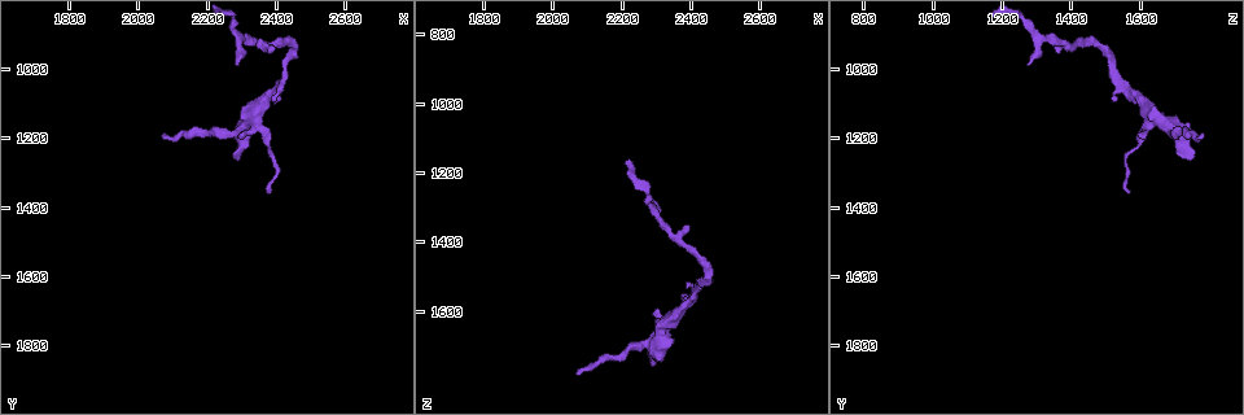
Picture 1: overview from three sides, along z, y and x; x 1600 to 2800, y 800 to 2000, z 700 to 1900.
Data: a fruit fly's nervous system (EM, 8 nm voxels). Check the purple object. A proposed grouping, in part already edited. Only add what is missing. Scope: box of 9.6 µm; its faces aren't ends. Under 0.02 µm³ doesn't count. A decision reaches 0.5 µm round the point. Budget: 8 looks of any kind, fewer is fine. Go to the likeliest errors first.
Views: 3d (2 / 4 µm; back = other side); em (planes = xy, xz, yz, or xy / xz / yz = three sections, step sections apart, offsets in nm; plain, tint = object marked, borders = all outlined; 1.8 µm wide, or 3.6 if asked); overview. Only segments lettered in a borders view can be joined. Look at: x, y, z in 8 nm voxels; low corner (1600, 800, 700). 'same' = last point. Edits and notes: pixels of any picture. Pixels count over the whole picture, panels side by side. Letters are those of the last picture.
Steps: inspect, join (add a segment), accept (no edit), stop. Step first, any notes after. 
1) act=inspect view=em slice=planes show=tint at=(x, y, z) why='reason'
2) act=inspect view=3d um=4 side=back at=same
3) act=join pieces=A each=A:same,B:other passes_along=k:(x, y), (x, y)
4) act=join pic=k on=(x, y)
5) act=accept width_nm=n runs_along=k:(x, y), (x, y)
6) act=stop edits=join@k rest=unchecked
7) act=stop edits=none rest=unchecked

act=inspect view=em slice=yz step=4 show=tint at=(2310, 1160, 1680) why='arms part here'

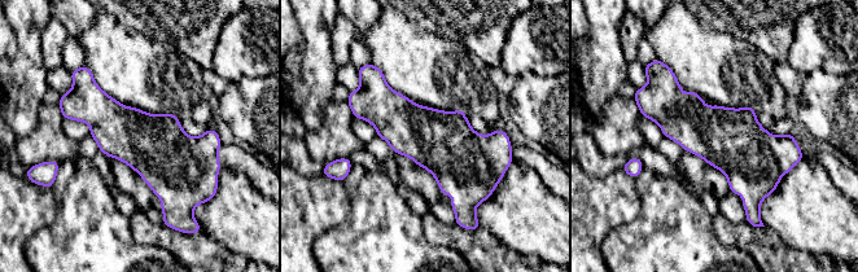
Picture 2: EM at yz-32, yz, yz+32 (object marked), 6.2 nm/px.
act=inspect view=em slice=yz step=4 show=borders at=same why='what lies round it'

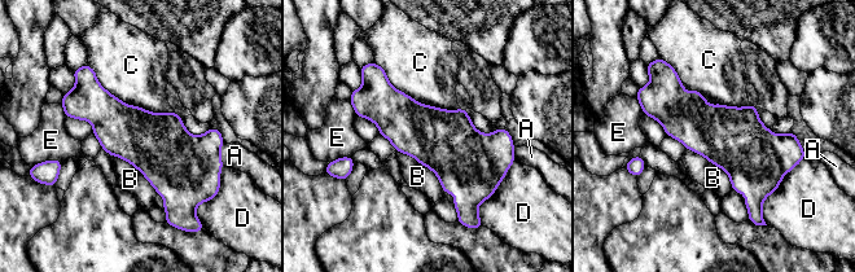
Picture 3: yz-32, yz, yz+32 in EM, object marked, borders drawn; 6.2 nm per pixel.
act=accept each=A:other,B:other,C:other,D:other,E:other border=3:(88, 64), (125, 102), (174, 112) found='none of them fits'

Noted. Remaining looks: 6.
act=inspect view=em slice=yz step=8 show=borders at=(2280, 980, 1280) why='thin end'

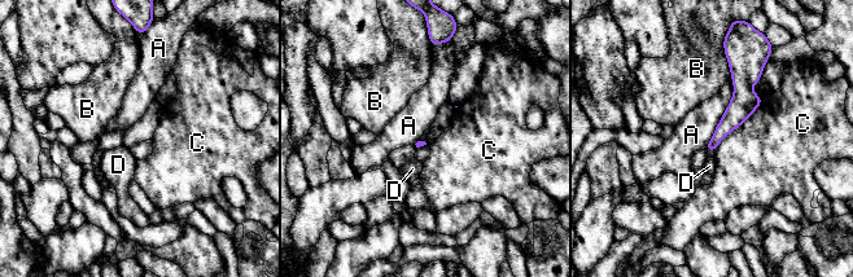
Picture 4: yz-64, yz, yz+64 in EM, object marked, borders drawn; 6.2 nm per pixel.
act=accept longest_contact=A:480nm each=A:other,B:other,C:other,D:other found='none of them fits'

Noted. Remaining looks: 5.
act=inspect view=3d um=4 at=(2070, 1200, 1780) why='thin end'

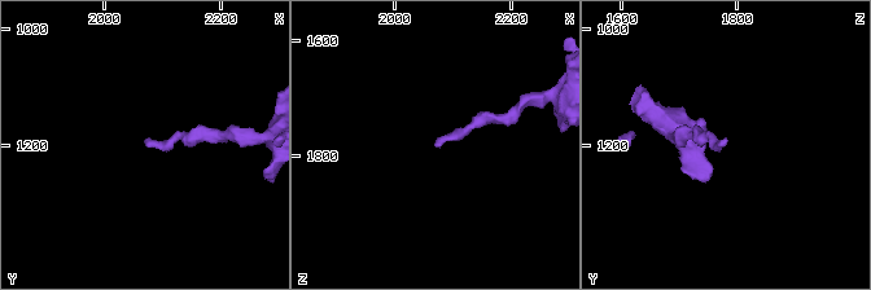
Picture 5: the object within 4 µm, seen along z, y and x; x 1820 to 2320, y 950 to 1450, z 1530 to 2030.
act=inspect view=em slice=planes show=tint at=(2070, 1195, 1785) why='need the tissue'

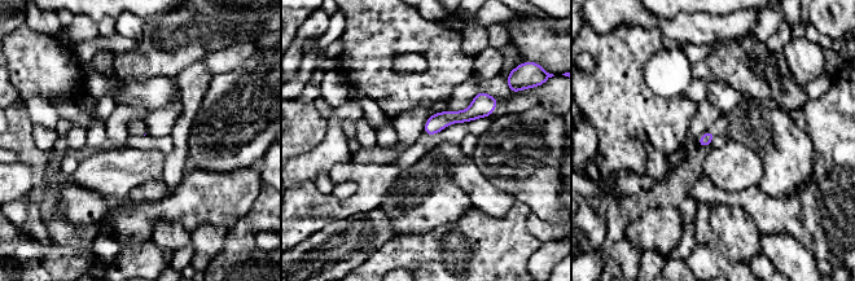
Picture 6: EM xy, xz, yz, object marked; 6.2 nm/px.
act=inspect view=em slice=planes show=borders at=same

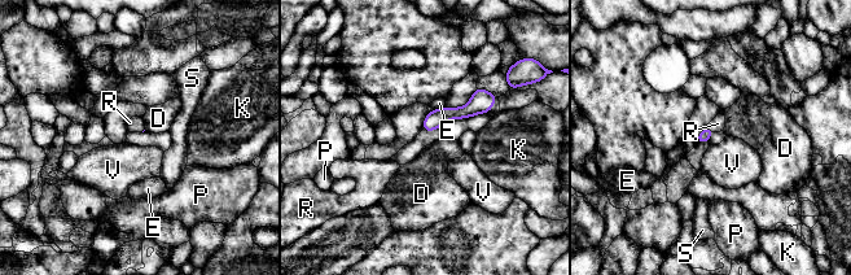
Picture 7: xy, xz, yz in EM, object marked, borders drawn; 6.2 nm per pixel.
act=join pieces=R each=D:other,E:other,K:other,P:other,R:same,S:other,V:other passes_along=7:(703, 136), (711, 129), (718, 123) found='the cell continues'

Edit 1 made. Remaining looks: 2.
act=stop edits=join@7 rest=unchecked

